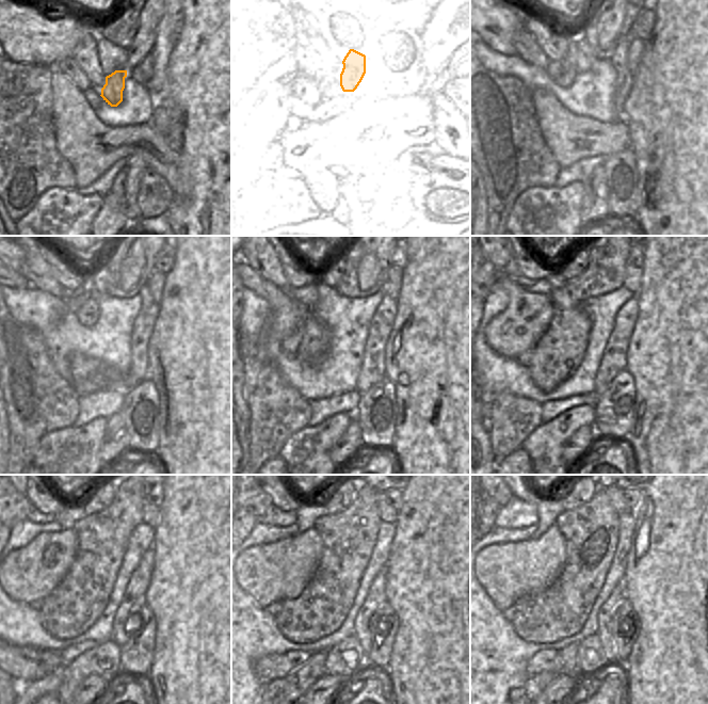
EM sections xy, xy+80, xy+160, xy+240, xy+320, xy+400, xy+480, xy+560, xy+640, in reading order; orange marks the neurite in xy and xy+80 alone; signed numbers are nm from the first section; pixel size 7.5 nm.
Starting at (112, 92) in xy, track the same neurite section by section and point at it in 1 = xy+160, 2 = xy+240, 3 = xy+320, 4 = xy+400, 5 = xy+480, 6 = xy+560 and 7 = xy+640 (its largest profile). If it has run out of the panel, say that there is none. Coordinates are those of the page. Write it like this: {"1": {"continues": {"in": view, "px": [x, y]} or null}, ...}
{"1": {"continues": {"in": "xy+160", "px": [582, 46]}}, "2": {"continues": {"in": "xy+240", "px": [99, 273]}}, "3": {"continues": {"in": "xy+320", "px": [332, 275]}}, "4": {"continues": {"in": "xy+400", "px": [578, 262]}}, "5": {"continues": {"in": "xy+480", "px": [100, 496]}}, "6": {"continues": {"in": "xy+560", "px": [341, 496]}}, "7": {"continues": {"in": "xy+640", "px": [576, 496]}}}

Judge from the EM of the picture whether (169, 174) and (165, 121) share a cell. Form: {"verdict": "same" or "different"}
{"verdict": "different"}

